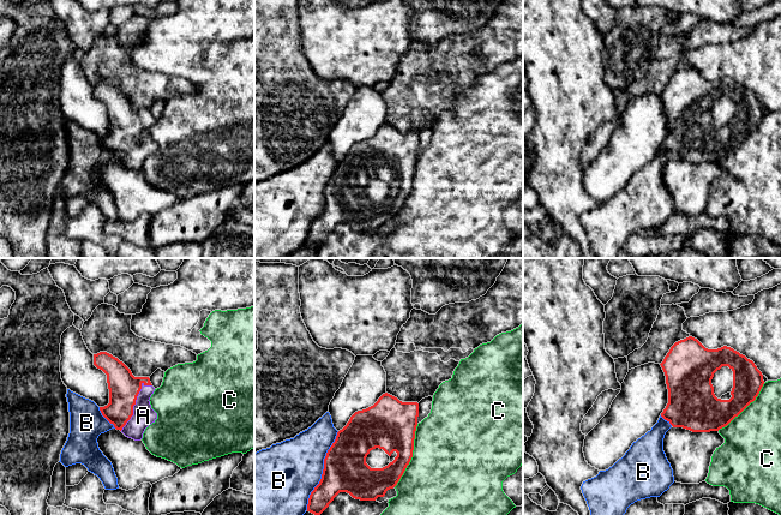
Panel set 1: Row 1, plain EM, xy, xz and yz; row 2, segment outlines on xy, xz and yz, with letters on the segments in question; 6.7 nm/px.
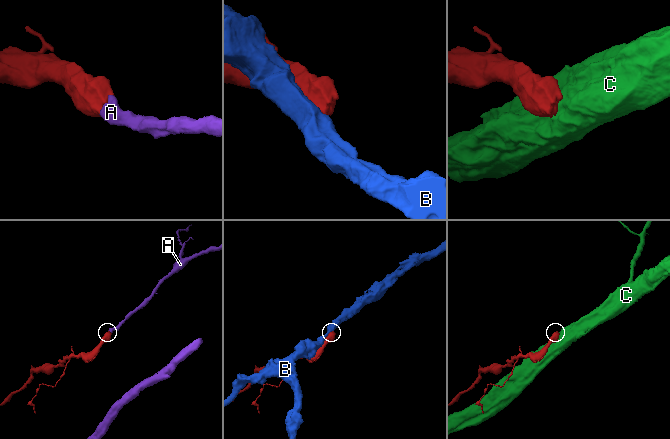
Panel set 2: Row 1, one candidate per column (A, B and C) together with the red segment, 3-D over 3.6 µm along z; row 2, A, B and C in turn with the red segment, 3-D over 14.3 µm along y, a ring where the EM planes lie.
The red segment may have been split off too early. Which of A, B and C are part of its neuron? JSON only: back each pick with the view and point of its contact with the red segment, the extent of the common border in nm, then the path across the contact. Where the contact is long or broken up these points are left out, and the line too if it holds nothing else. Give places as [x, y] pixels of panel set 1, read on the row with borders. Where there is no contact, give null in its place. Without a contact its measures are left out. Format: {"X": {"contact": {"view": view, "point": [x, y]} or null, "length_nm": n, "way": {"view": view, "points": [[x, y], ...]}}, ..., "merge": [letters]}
{"A": {"contact": {"view": "xy", "point": [134, 403]}, "length_nm": 380, "way": {"view": "xy", "points": [[124, 388], [134, 403], [143, 415]]}}, "merge": ["A"]}

